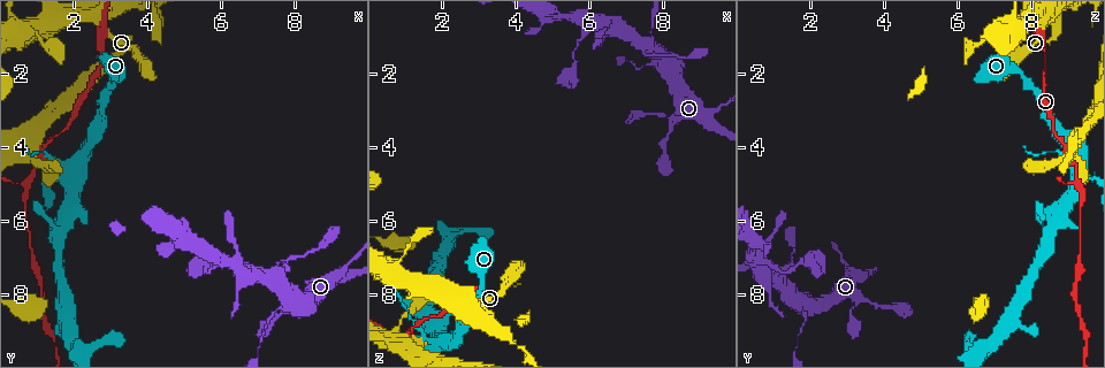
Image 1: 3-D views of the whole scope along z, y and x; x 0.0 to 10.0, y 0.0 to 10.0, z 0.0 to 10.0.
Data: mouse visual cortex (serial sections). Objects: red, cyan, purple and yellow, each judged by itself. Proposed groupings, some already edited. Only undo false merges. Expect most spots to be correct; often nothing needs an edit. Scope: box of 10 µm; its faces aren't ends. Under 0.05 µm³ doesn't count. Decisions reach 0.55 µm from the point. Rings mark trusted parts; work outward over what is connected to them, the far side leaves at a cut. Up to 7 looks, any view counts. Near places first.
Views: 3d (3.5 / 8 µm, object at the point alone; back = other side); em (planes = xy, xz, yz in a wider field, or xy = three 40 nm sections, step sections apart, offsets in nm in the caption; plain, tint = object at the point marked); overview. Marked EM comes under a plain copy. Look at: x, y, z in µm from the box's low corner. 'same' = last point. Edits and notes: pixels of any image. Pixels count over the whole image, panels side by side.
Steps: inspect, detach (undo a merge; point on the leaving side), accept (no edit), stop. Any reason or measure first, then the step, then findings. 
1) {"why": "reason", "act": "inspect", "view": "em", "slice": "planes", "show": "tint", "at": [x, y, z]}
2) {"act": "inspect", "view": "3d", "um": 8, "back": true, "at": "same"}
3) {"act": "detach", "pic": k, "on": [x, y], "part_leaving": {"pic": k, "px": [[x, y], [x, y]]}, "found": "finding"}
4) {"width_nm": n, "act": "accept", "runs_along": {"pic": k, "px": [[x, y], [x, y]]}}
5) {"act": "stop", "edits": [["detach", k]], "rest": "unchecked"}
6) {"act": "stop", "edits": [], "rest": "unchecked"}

{"why": "a narrow waist", "act": "inspect", "view": "3d", "um": 3.5, "at": [0.85, 0.90, 7.20]}

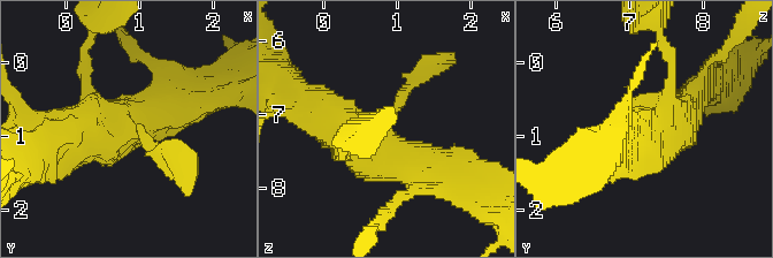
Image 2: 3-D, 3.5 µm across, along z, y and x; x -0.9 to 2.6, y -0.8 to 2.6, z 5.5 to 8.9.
{"why": "shape alone is not enough", "act": "inspect", "view": "em", "slice": "xy", "step": 2, "show": "tint", "at": "same"}

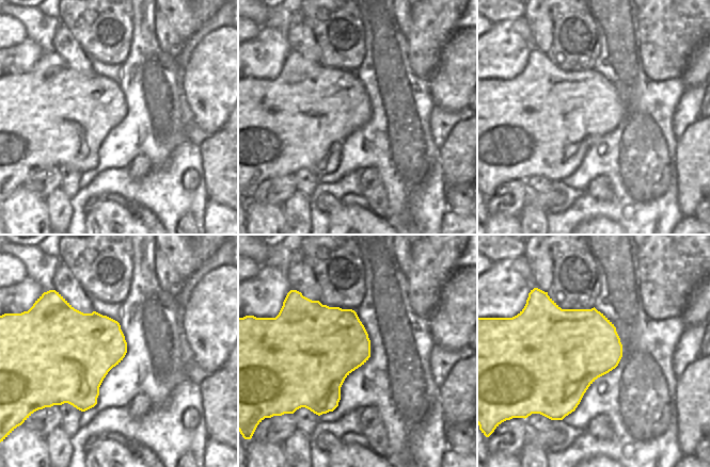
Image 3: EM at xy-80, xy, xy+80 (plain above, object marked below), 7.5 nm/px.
{"act": "accept", "found": "continuous, no second cell"}

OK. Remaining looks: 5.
{"why": "abrupt turn", "act": "inspect", "view": "3d", "um": 8, "at": [0.70, 5.00, 9.30]}

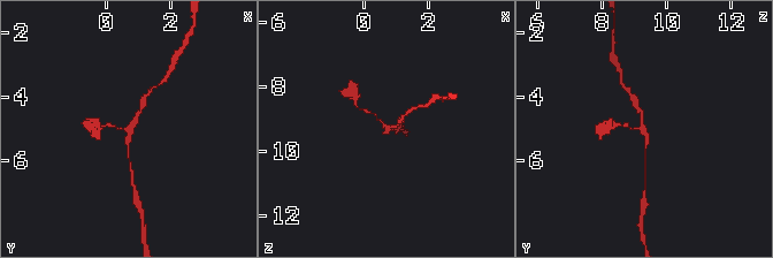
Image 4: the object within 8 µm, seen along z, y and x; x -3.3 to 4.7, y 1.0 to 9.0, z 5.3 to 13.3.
{"arms": 3, "arm_widths_nm": [100, 150, 200], "act": "inspect", "view": "em", "slice": "xy", "step": 2, "show": "tint", "at": "same"}

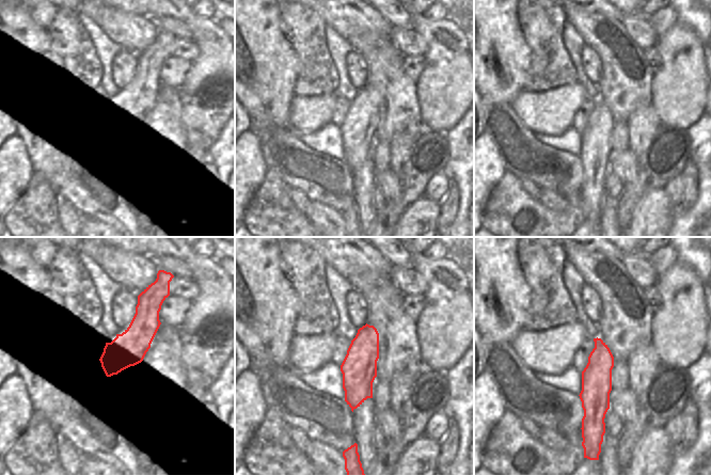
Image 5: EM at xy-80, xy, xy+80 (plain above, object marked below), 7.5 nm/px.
{"act": "accept", "runs_along": {"pic": 4, "px": [[634, 99], [647, 134], [645, 161]]}, "found": "all the same cell"}

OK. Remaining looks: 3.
{"why": "arms part here", "act": "inspect", "view": "3d", "um": 3.5, "at": [1.90, 8.70, 7.35]}

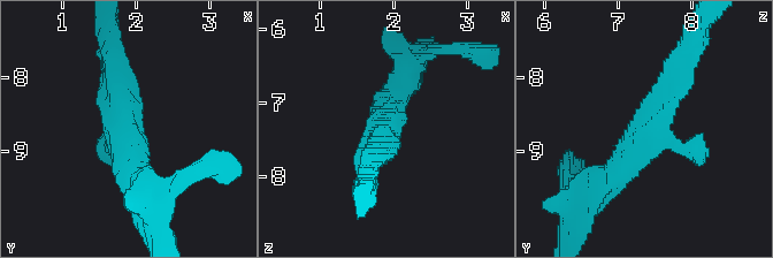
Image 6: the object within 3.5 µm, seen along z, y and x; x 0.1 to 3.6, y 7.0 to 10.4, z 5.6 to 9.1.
{"act": "accept", "found": "all the same cell"}

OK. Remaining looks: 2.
{"act": "stop", "edits": [], "rest": "unchecked"}

